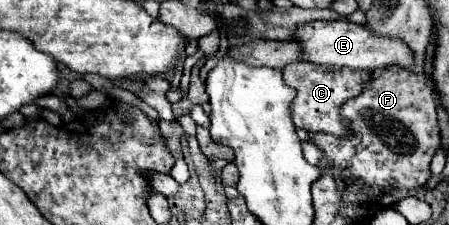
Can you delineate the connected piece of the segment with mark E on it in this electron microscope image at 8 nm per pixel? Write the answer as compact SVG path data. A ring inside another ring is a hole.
M346 19L336 21L314 21L298 25L294 31L294 41L300 43L300 59L310 61L316 65L326 65L330 69L348 67L348 69L376 69L376 67L388 67L388 65L402 65L412 67L414 55L400 43L400 39L376 39L372 31L368 31L364 25L348 23Z

